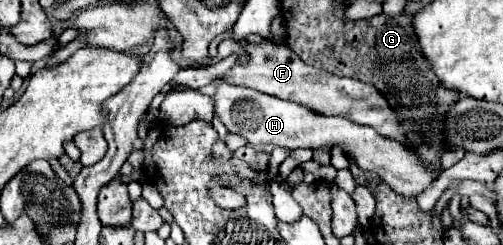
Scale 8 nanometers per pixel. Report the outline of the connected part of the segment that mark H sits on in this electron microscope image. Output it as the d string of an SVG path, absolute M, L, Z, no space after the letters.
M215 80L213 86L217 90L213 96L215 116L221 118L221 122L227 126L229 132L245 136L247 142L255 148L283 146L289 150L295 150L295 148L315 150L323 146L333 148L335 144L339 144L349 158L355 158L361 170L379 174L383 182L387 182L387 186L391 186L395 192L403 196L419 196L437 180L437 174L425 168L417 154L413 154L401 142L381 136L377 130L369 126L355 124L341 116L323 116L309 110L307 106L281 100L263 92L253 92L251 88L233 86L223 80Z

